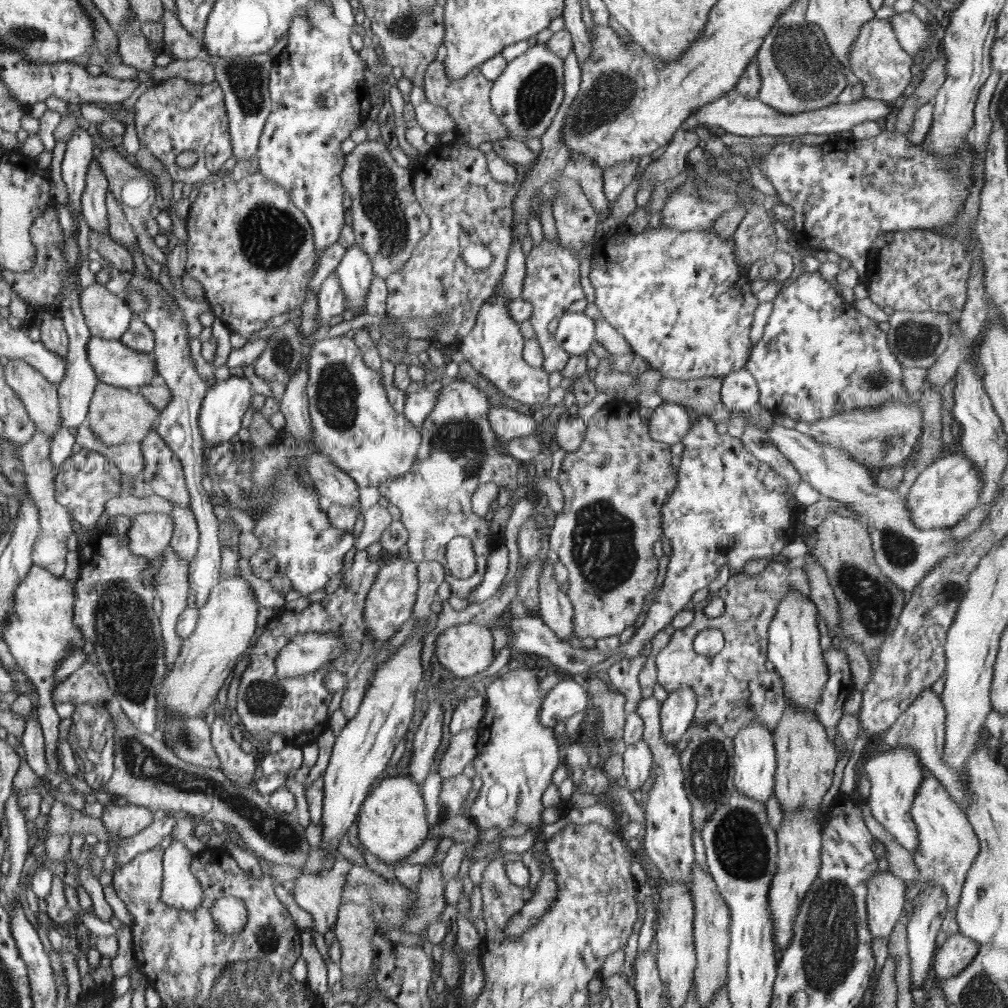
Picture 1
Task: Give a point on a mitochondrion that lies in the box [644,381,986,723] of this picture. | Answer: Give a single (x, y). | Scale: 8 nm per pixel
(874, 602)

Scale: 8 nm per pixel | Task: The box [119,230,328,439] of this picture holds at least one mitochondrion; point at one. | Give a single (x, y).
(282, 352)

